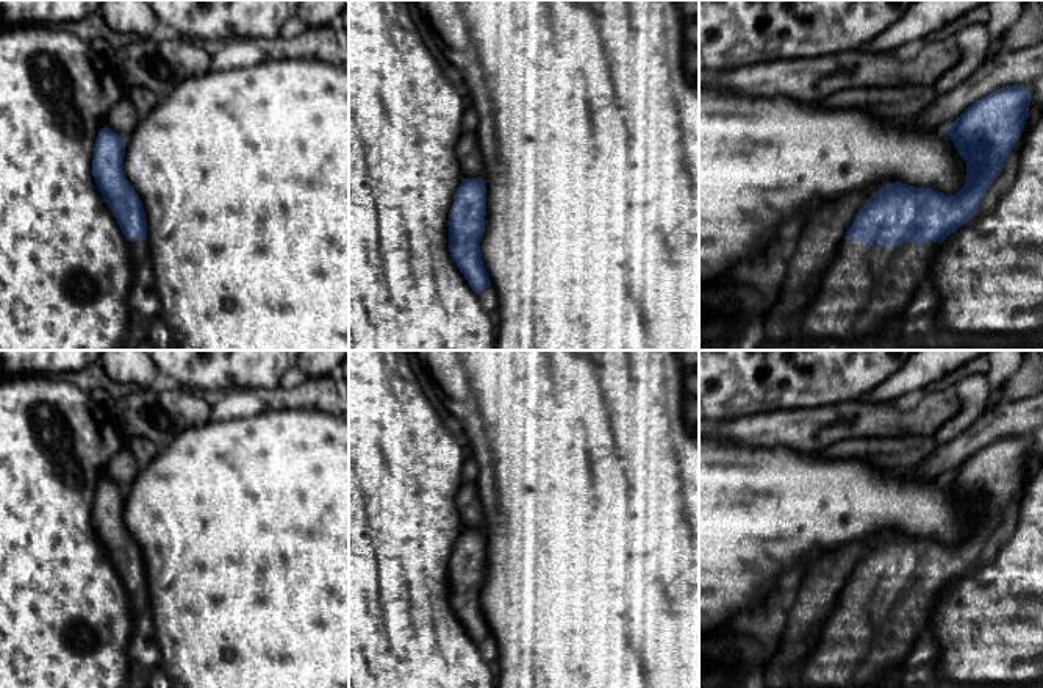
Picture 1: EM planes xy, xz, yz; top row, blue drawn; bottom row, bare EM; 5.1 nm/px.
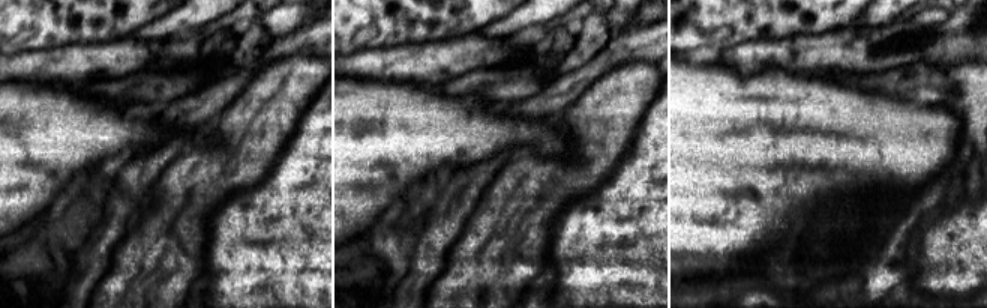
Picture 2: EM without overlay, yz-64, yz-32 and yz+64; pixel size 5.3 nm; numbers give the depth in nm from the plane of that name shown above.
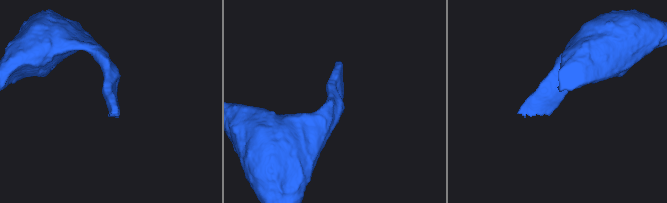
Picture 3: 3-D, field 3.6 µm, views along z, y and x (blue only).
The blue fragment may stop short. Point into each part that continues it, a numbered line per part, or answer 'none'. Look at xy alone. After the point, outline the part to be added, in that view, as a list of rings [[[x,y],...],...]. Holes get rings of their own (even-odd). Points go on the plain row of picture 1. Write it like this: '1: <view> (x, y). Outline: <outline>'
1: xy (139, 601). Outline: [[[147,589],[144,591],[127,591],[128,600],[130,600],[130,608],[134,616],[134,621],[141,625],[144,625],[149,608],[150,608],[150,596]]]

